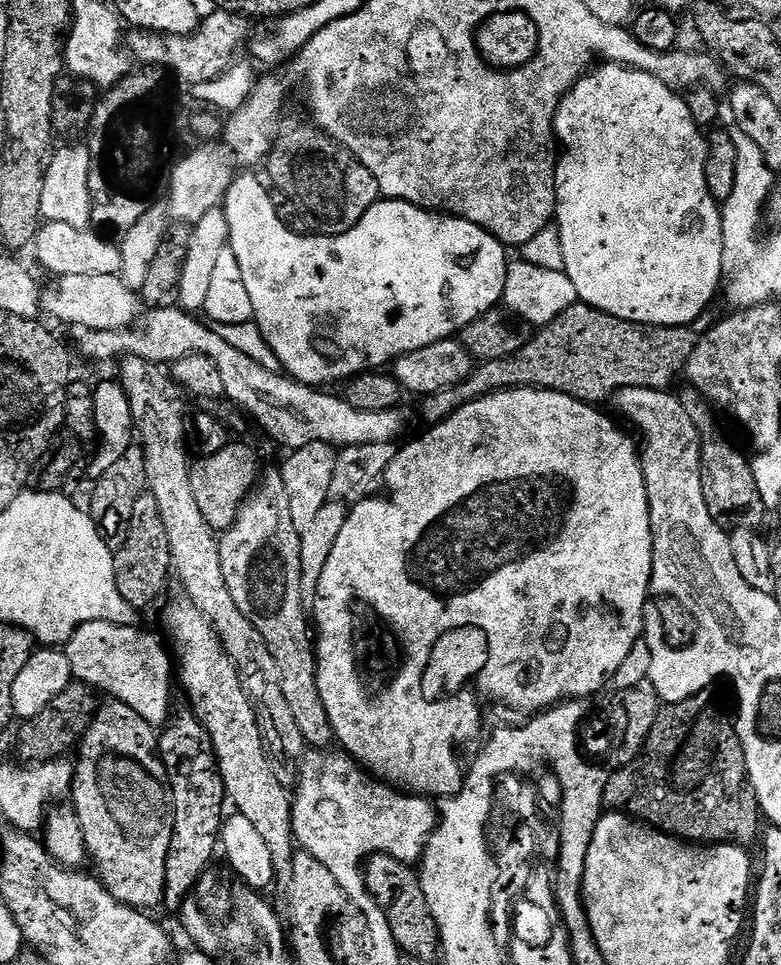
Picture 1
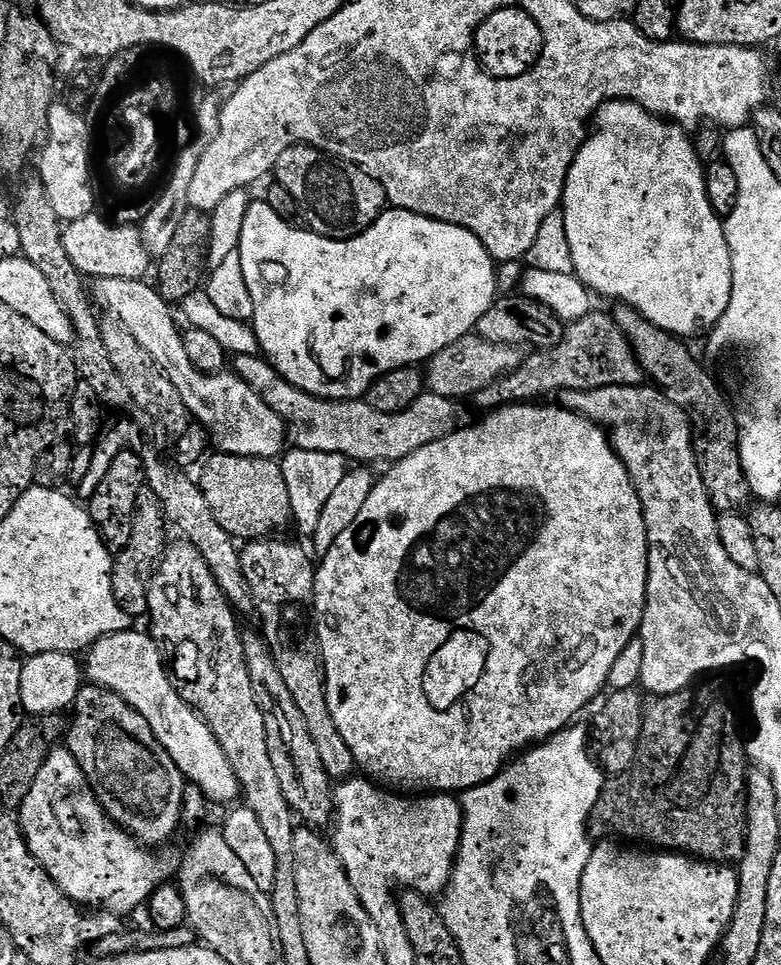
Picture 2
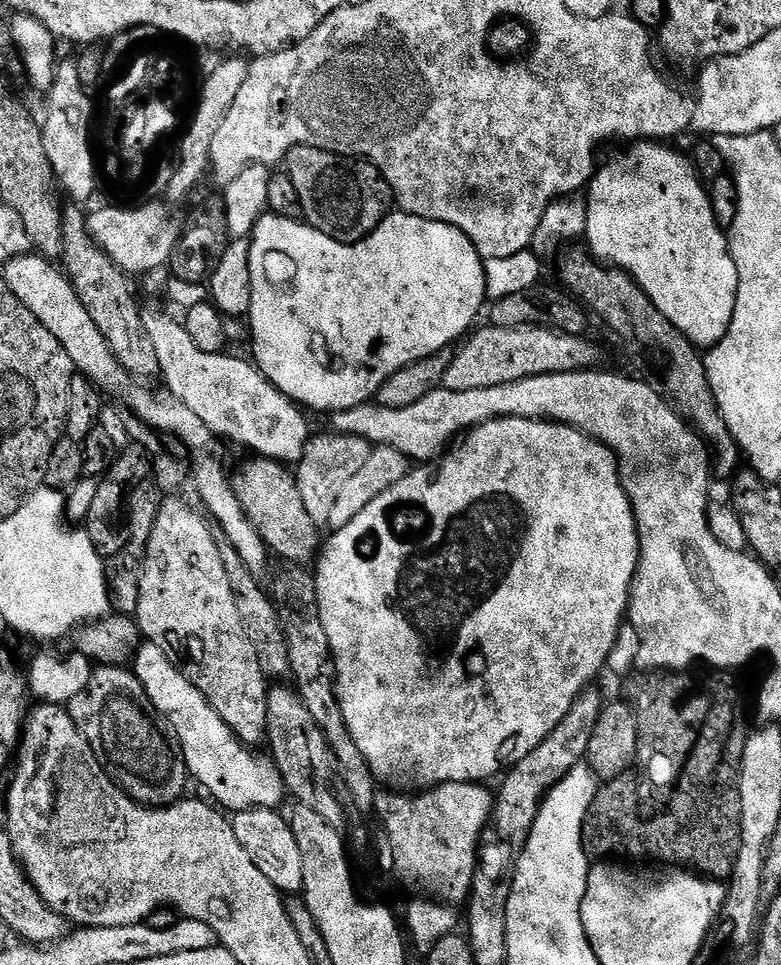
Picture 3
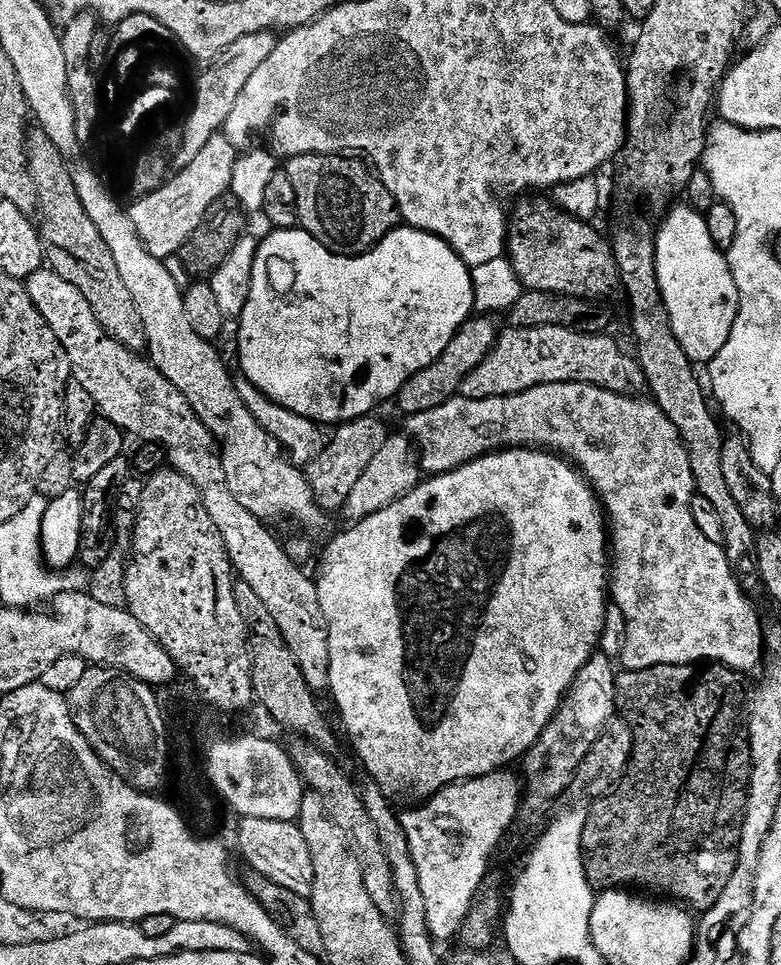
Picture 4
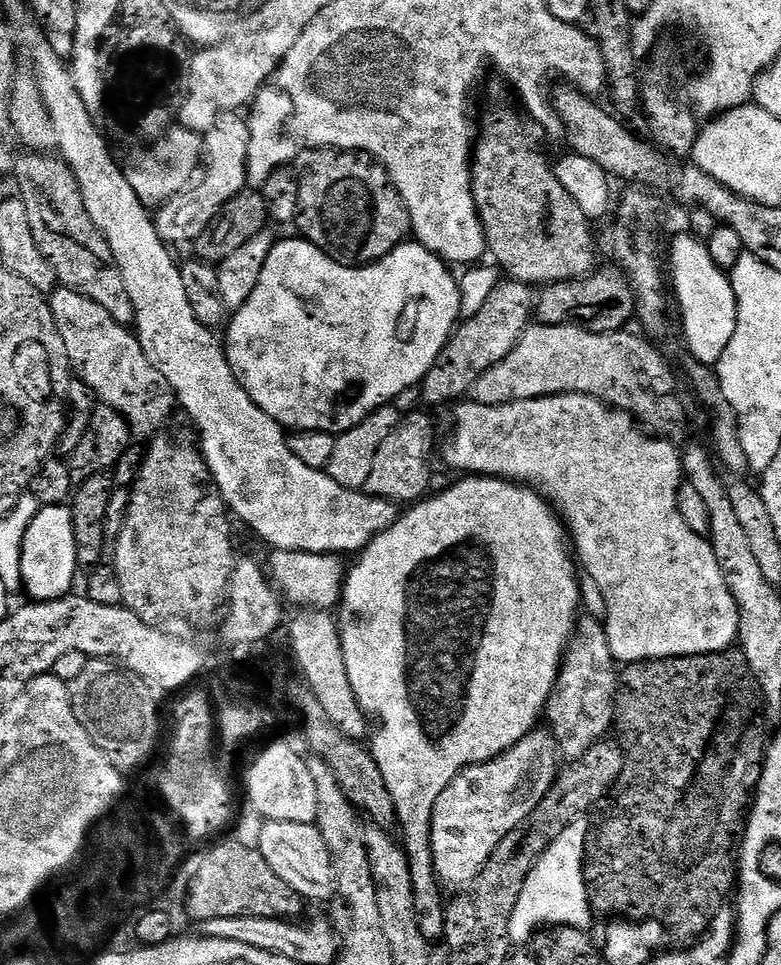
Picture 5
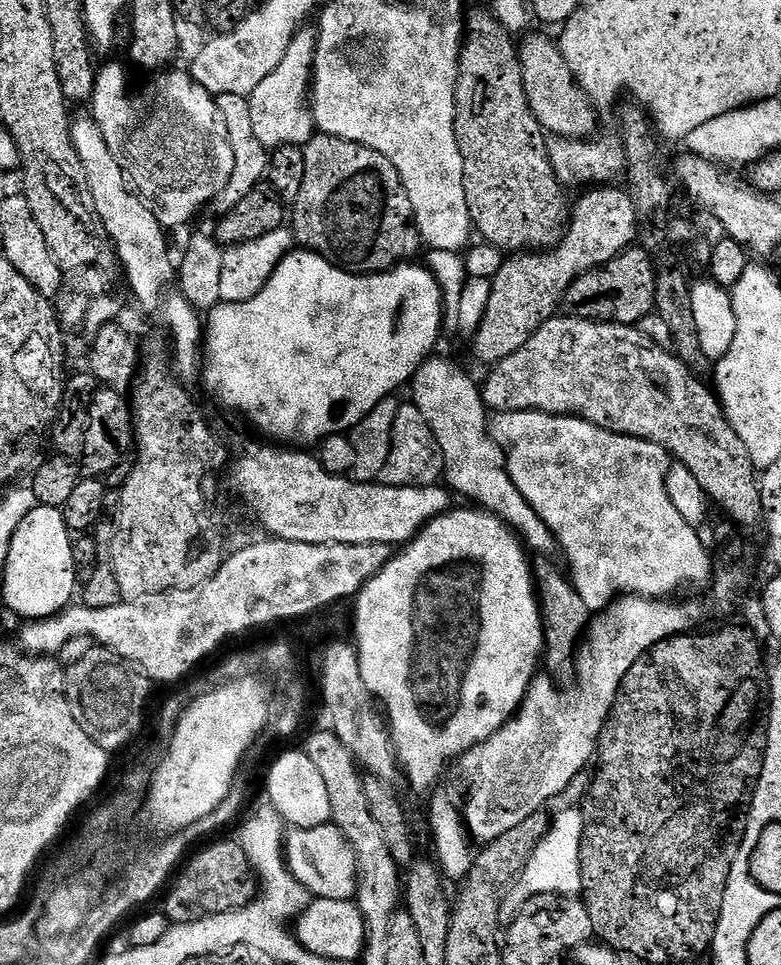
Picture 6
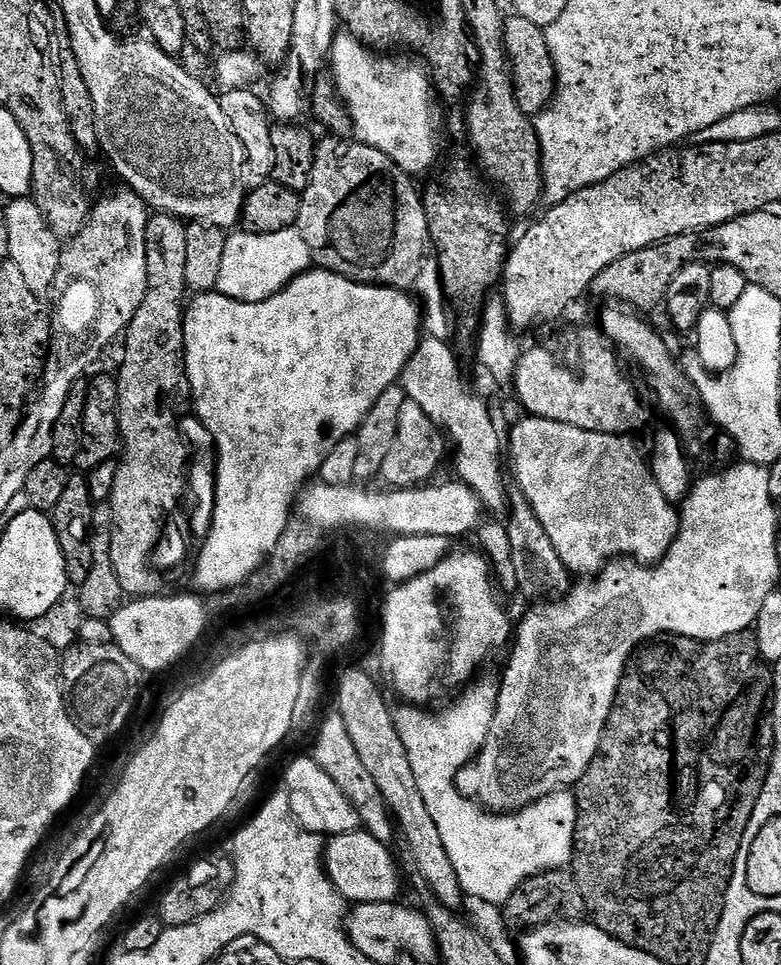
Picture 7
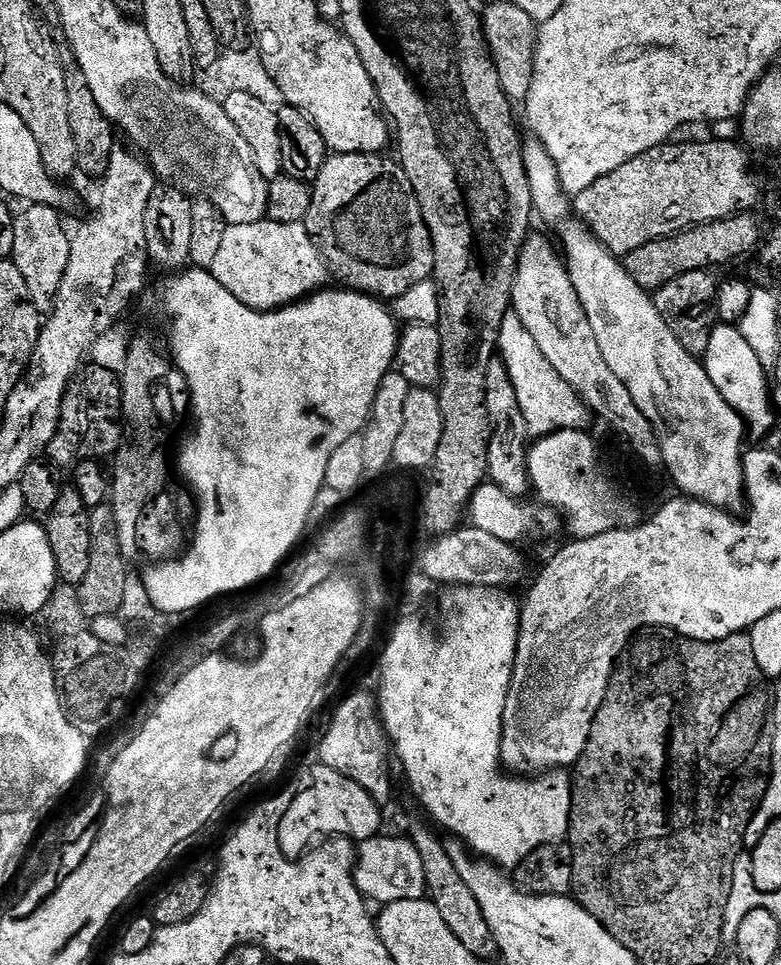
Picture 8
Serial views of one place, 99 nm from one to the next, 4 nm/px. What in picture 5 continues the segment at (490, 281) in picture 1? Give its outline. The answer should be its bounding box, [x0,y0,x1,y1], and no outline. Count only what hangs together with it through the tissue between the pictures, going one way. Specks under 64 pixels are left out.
[226,239,461,434]

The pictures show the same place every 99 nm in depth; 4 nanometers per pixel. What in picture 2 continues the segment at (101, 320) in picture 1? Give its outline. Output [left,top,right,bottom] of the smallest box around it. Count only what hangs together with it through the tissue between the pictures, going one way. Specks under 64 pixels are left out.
[94,278,289,460]

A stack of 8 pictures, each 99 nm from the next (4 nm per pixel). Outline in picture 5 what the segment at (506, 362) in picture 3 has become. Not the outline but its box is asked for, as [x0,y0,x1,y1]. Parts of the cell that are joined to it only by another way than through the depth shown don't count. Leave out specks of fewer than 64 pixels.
[470,323,684,442]

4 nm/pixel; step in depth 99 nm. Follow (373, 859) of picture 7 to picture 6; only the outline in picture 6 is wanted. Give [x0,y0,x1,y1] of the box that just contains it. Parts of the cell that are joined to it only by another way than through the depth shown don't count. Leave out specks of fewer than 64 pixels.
[286,822,358,900]

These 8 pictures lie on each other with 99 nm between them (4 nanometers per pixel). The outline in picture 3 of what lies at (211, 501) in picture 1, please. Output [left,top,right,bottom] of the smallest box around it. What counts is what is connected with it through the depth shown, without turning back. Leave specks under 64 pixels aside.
[231,457,322,568]

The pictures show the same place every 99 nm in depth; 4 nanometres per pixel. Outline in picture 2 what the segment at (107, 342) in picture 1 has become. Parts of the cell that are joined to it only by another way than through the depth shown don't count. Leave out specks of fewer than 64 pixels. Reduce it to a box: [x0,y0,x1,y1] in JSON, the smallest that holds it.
[234,355,458,462]

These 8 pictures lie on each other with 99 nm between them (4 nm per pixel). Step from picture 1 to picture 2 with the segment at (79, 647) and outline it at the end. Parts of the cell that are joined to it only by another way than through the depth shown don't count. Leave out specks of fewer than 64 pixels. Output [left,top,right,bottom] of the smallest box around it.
[86,631,241,805]

